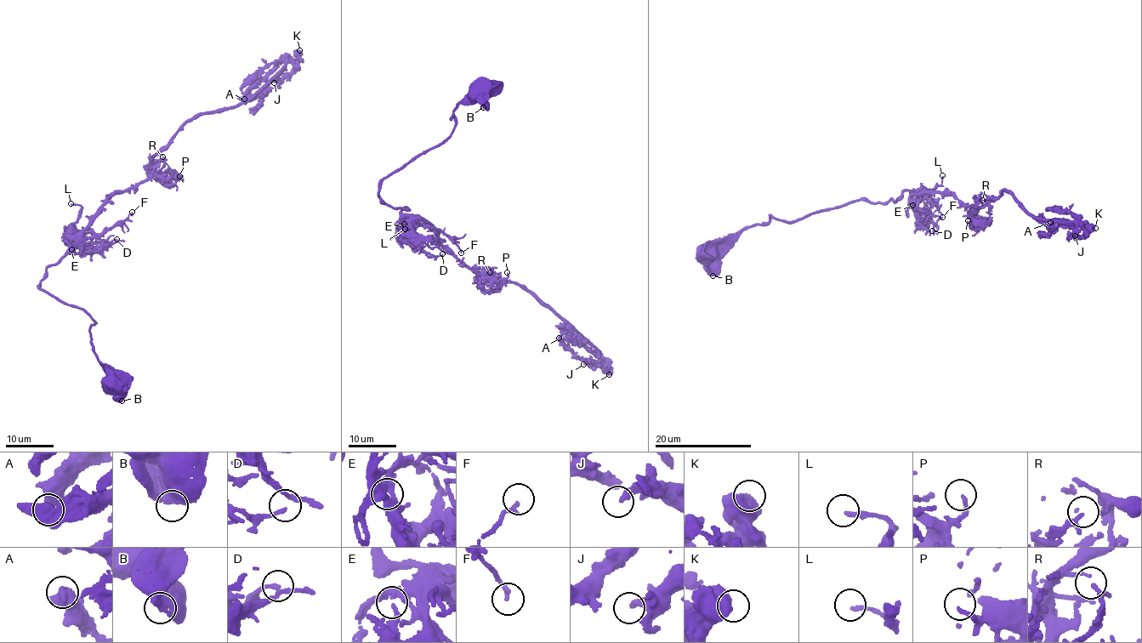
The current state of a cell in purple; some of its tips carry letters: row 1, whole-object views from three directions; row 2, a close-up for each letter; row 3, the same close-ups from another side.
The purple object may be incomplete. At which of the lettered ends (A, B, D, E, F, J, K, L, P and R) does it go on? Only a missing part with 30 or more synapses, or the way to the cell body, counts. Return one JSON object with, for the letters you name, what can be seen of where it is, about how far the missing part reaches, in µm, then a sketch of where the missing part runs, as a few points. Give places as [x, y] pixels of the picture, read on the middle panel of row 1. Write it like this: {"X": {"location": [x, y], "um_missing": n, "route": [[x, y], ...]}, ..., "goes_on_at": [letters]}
{"goes_on_at": []}

